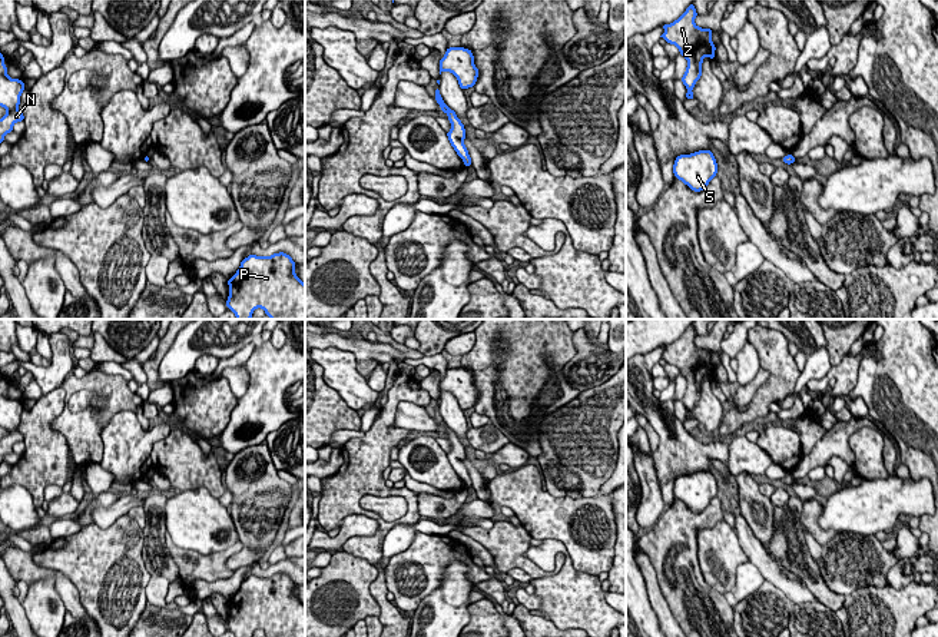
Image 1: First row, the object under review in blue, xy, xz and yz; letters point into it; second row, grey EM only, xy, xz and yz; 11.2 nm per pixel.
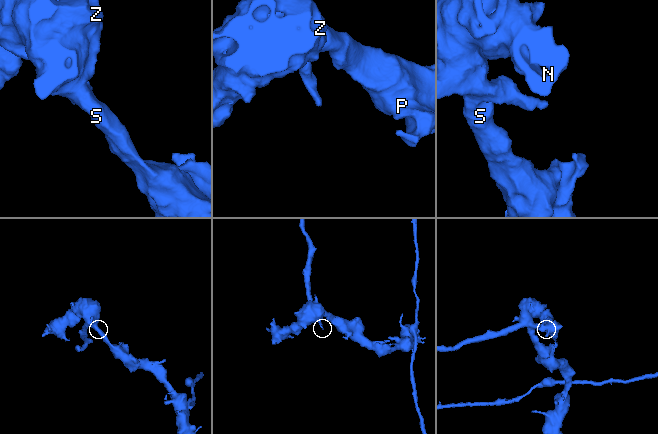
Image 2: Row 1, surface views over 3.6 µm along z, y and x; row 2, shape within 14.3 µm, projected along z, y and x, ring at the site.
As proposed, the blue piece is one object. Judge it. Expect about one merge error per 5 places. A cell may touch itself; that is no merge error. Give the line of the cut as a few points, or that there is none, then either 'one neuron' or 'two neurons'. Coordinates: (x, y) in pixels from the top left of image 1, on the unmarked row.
cut none; one neuron

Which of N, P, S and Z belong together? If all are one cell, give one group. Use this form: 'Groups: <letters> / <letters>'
Groups: N P S Z

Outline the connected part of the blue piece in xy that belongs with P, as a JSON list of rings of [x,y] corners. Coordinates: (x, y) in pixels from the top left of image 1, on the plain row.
[[[284,573],[242,580],[239,590],[228,600],[228,630],[235,637],[252,637],[256,628],[262,628],[268,637],[305,637],[305,606],[295,595],[295,587],[292,578]]]

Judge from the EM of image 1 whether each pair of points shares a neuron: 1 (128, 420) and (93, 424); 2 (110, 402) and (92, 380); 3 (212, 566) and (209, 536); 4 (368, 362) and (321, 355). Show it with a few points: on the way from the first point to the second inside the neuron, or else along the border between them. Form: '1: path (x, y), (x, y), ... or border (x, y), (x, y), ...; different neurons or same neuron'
1: border (132, 410), (118, 411), (103, 428), (102, 455); different neurons
2: path (115, 392), (115, 387), (108, 380), (102, 380); same neuron
3: border (238, 540), (224, 550), (206, 554), (178, 547); different neurons
4: border (324, 348), (348, 349), (365, 380); different neurons

